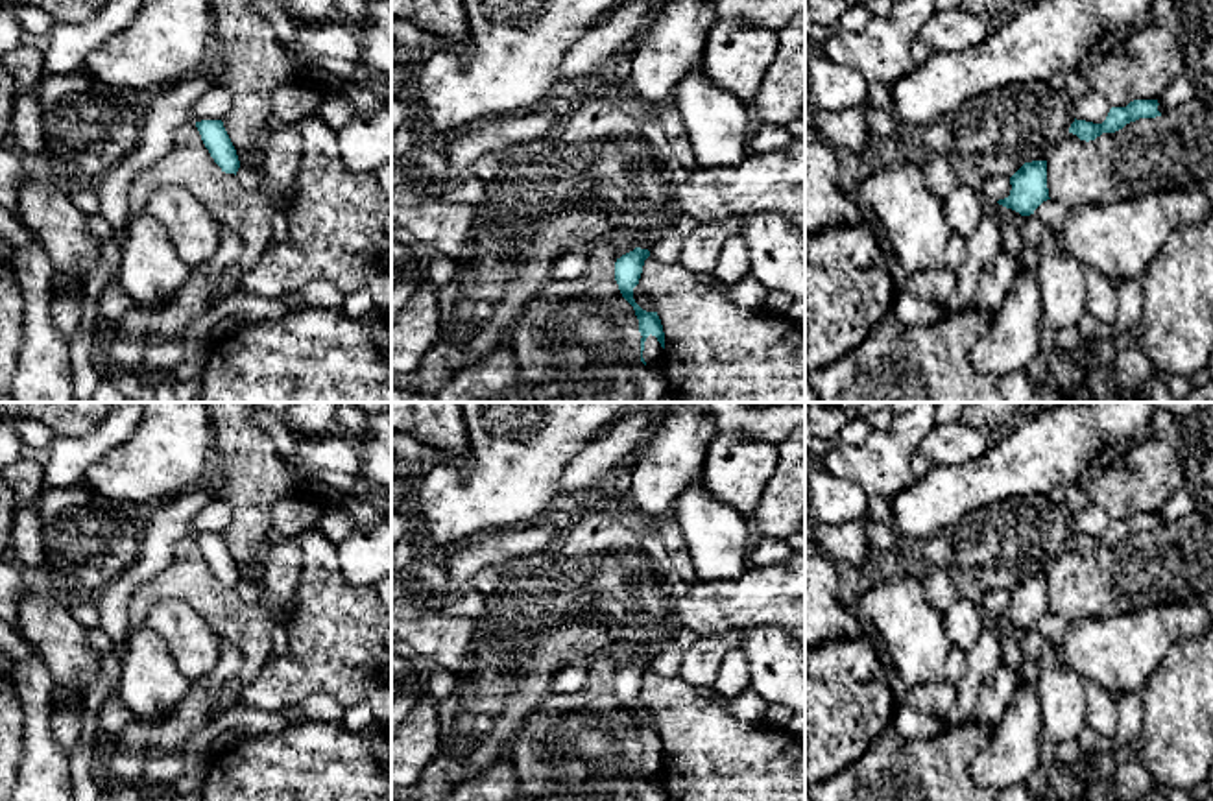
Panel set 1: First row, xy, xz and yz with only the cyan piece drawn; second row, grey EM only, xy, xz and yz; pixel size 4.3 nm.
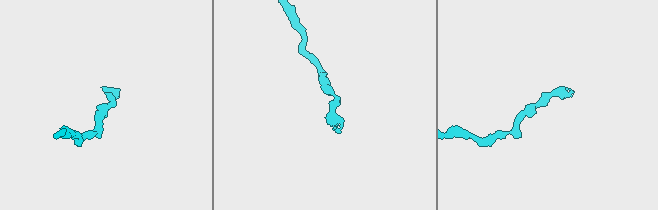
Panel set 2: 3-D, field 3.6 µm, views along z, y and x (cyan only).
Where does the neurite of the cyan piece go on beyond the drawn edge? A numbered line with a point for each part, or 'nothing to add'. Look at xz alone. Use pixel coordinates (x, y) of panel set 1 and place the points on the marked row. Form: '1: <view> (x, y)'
1: xz (652, 353)

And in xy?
nothing to add

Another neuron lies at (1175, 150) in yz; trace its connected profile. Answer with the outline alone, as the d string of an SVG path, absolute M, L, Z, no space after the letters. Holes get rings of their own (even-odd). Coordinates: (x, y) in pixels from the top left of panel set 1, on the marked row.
M1200 92L1156 118L1139 118L1089 142L1067 133L1049 148L1045 161L1049 197L1067 209L1110 205L1174 188L1202 192L1213 201L1213 96Z

